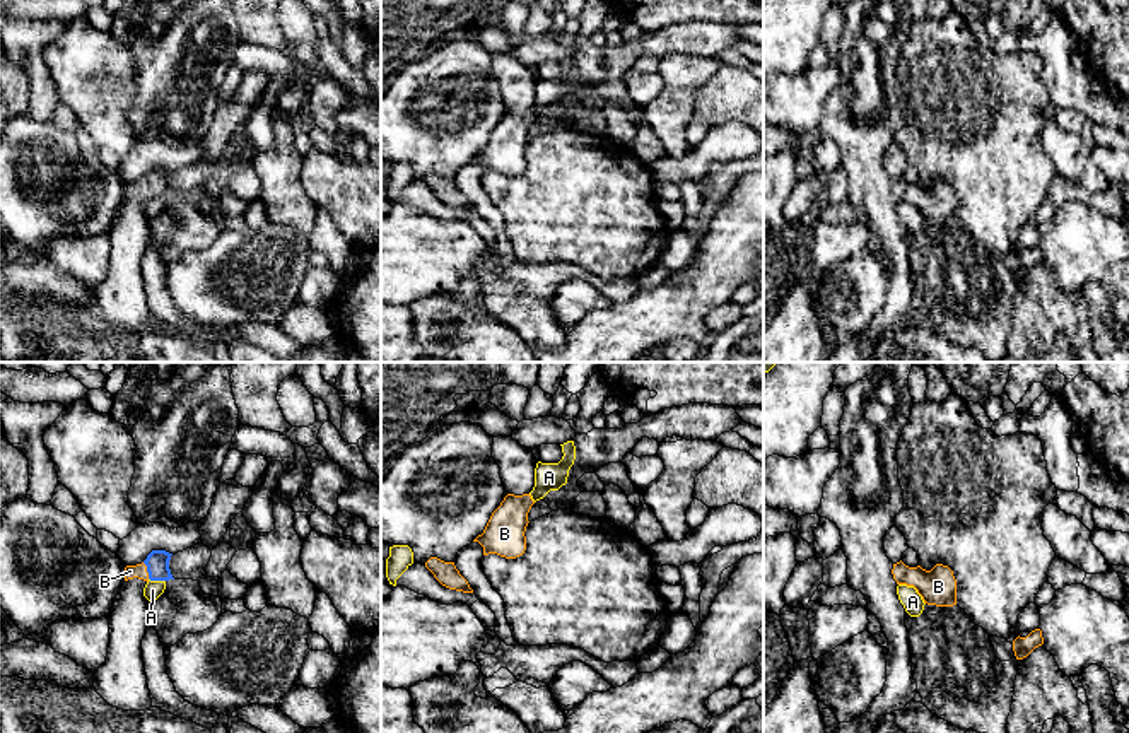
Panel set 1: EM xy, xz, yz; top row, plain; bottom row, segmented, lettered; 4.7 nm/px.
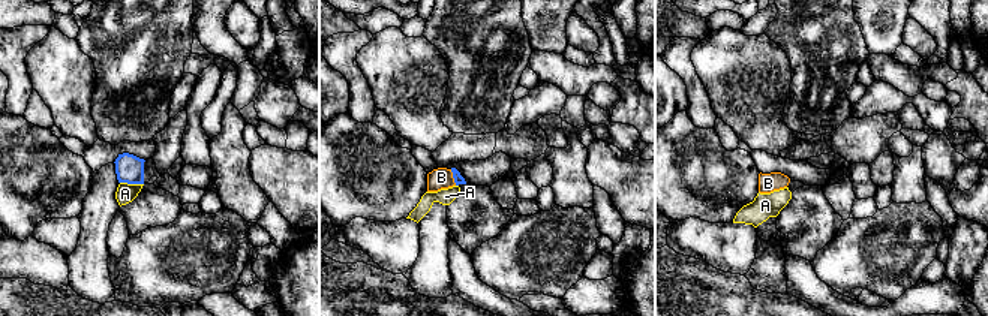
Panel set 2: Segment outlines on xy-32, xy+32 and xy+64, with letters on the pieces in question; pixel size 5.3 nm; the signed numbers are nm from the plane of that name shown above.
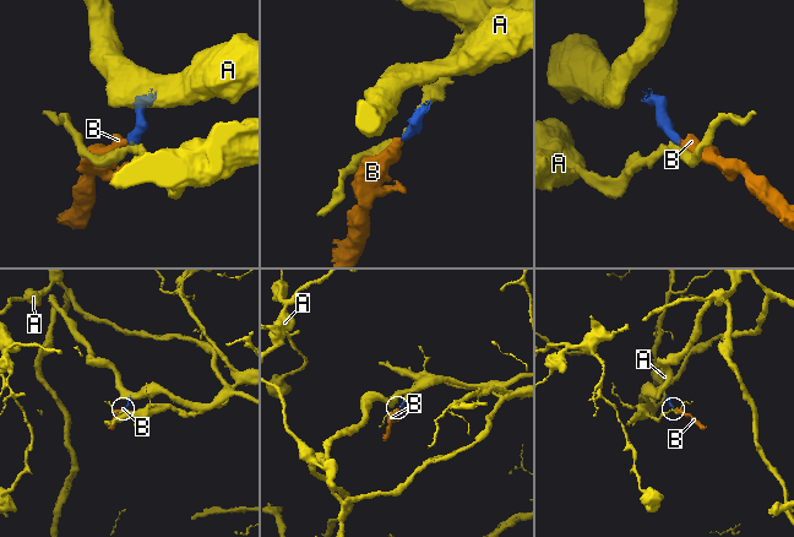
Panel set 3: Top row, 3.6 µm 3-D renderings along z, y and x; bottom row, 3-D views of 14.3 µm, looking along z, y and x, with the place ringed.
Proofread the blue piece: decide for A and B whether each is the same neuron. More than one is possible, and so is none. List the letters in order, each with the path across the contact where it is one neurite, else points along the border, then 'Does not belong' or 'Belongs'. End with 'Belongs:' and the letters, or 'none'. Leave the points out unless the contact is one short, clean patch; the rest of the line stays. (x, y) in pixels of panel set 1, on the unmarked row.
A: Boundary: xy (149, 195), (164, 199). Does not belong
B: Path across: xy (157, 178), (147, 188), (139, 188). Belongs
Belongs: B

